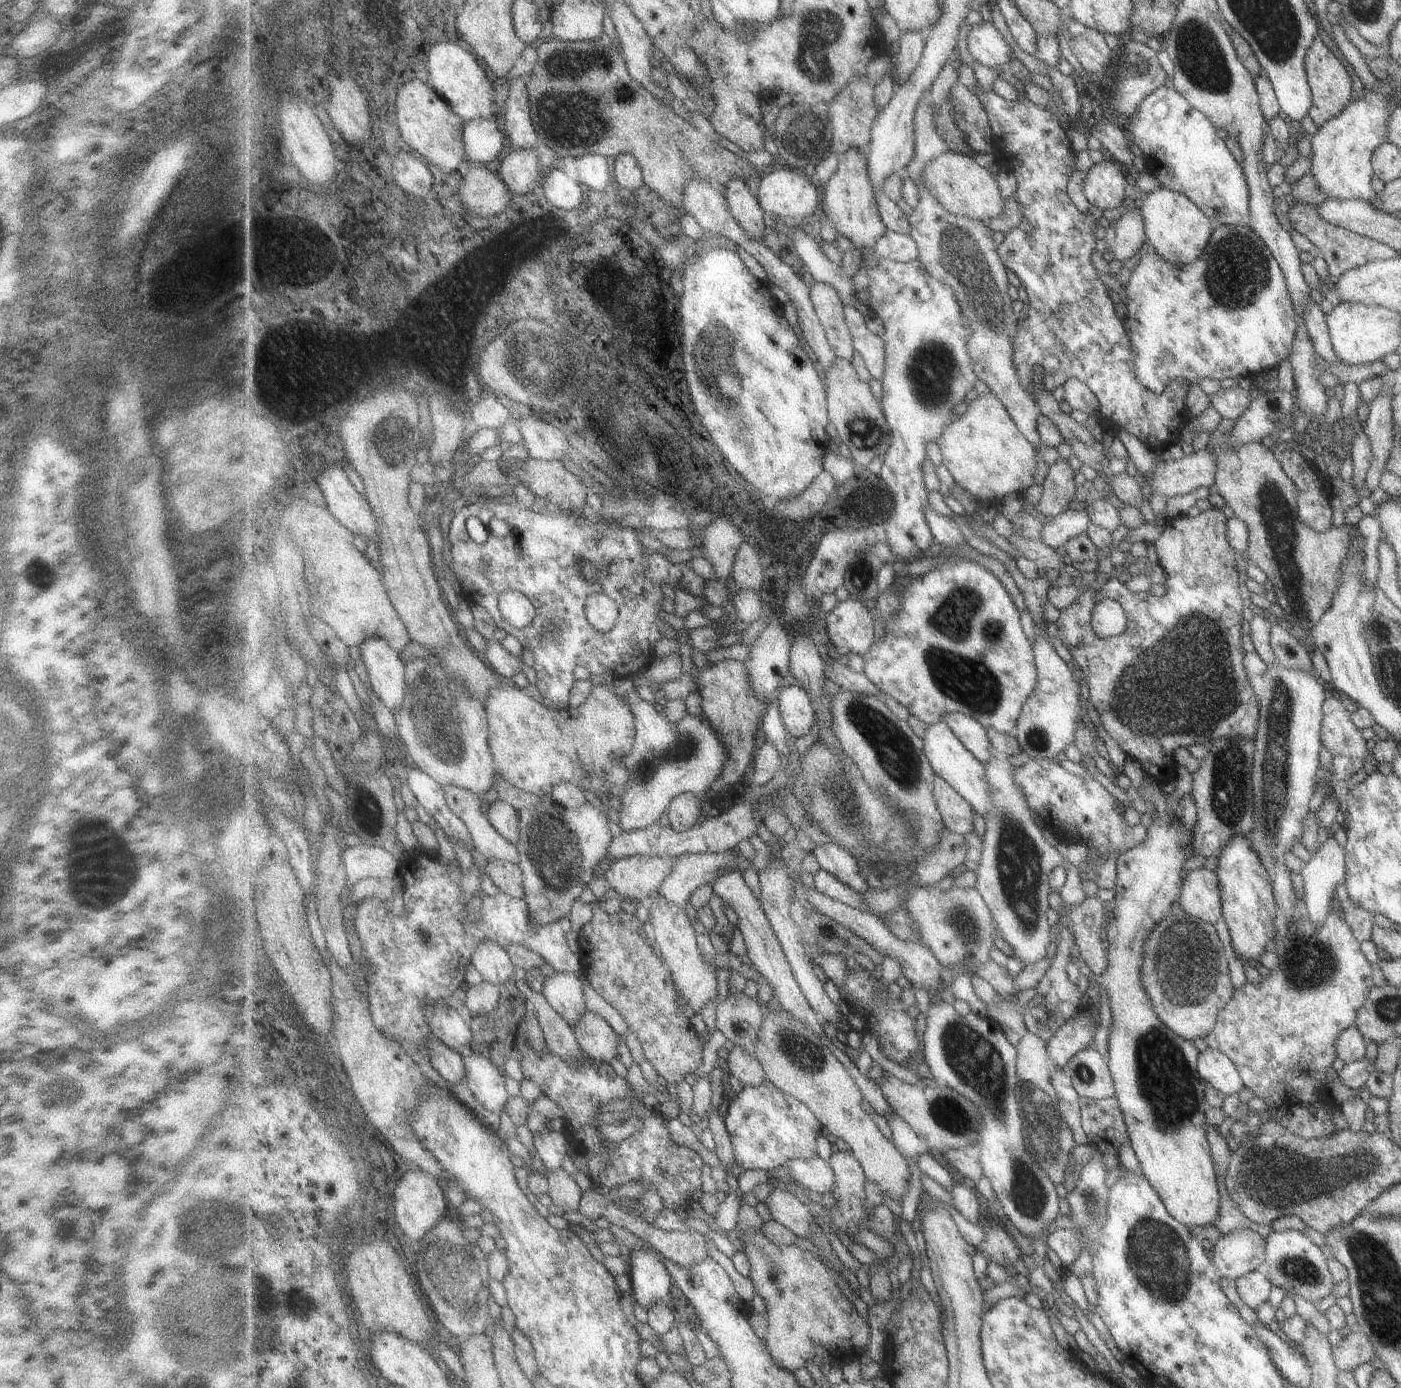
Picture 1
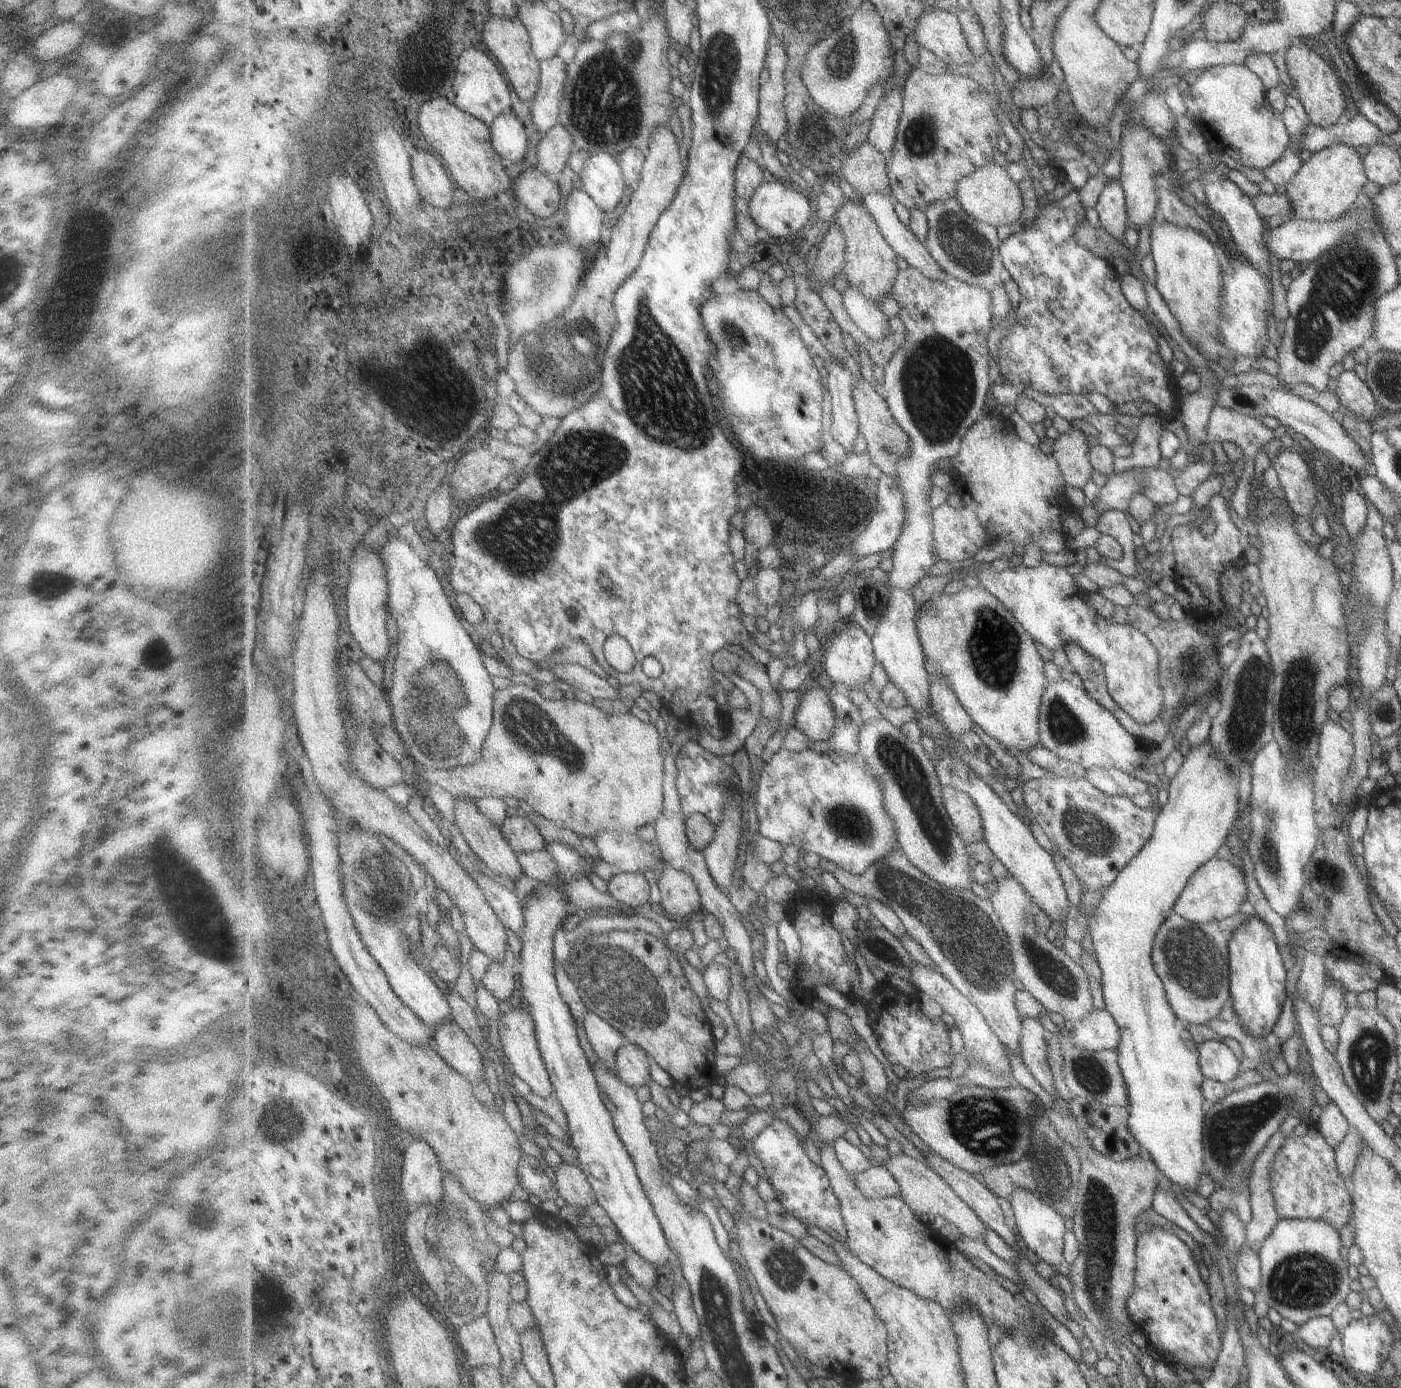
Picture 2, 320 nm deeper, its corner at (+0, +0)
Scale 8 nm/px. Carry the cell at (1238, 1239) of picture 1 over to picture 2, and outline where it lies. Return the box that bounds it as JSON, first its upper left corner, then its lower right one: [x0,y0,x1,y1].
[1243,1130,1289,1252]

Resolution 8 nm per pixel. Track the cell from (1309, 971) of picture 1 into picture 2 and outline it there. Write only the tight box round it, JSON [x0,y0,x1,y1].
[1316,980,1346,1028]

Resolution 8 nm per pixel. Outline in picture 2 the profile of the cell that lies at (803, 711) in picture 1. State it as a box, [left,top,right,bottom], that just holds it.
[795,683,838,741]

